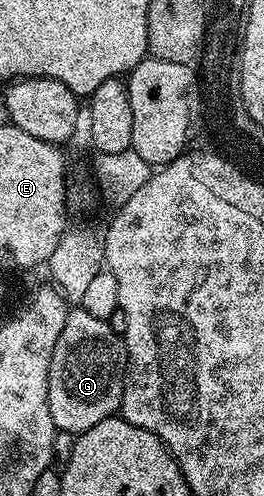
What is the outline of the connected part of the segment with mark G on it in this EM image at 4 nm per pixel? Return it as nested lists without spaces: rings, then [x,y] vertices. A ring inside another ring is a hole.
[[[84,307],[70,308],[59,343],[51,355],[47,399],[53,426],[62,434],[76,435],[103,423],[121,407],[127,358],[122,338],[104,321]]]

